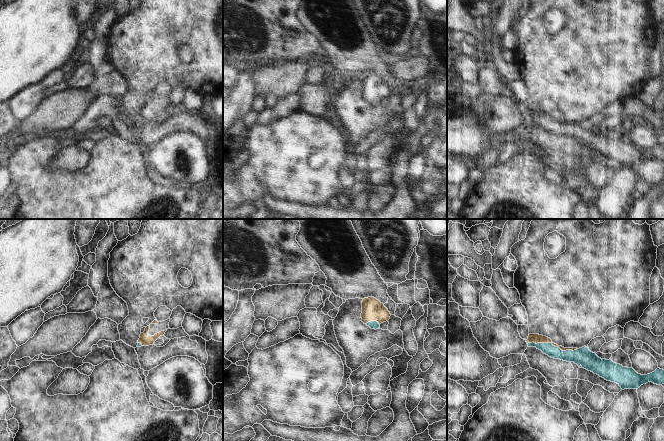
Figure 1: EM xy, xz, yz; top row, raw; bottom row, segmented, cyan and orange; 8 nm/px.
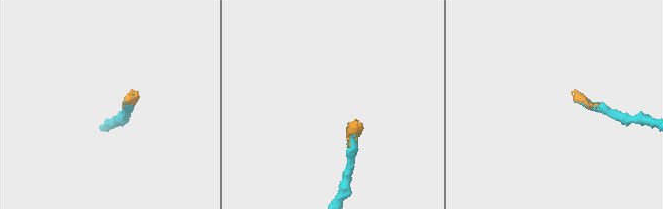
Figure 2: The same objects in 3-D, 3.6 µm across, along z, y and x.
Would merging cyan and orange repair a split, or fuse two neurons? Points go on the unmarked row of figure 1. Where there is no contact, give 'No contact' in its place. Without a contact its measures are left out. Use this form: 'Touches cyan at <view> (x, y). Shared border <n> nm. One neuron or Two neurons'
Touches cyan at yz (551, 120). Shared border 420 nm. One neuron

